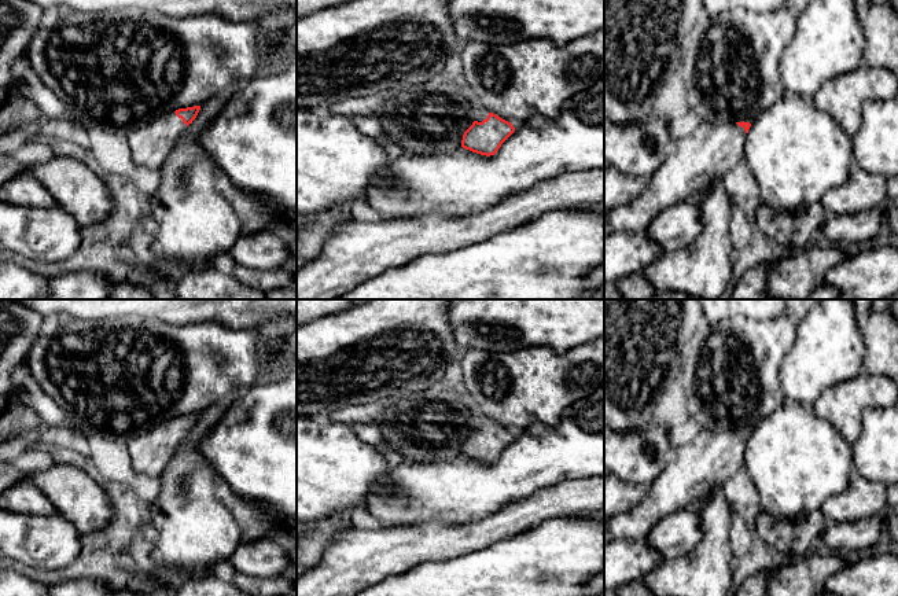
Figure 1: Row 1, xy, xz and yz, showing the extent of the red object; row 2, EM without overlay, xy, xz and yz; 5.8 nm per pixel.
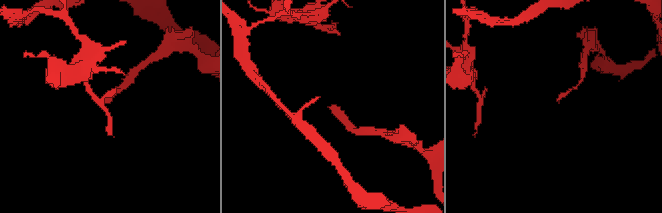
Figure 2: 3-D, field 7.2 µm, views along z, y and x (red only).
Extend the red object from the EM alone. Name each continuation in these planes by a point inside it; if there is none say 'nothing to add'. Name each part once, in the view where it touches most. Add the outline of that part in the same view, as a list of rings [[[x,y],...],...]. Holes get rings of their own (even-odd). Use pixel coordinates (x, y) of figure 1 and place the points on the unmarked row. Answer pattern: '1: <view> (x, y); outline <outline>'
1: xz (479, 423); outline [[[478,416],[471,417],[472,428],[482,430],[483,427],[487,426],[487,423],[489,423],[487,417],[478,417]]]

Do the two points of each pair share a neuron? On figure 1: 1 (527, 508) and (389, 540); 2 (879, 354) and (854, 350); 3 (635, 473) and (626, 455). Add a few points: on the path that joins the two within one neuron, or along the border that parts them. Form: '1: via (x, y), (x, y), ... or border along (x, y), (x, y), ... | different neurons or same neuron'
1: via (493, 528), (477, 536), (459, 540), (423, 540) | same neuron
2: border along (858, 324), (864, 339), (864, 368) | different neurons
3: via (635, 468), (635, 463), (630, 459) | same neuron

